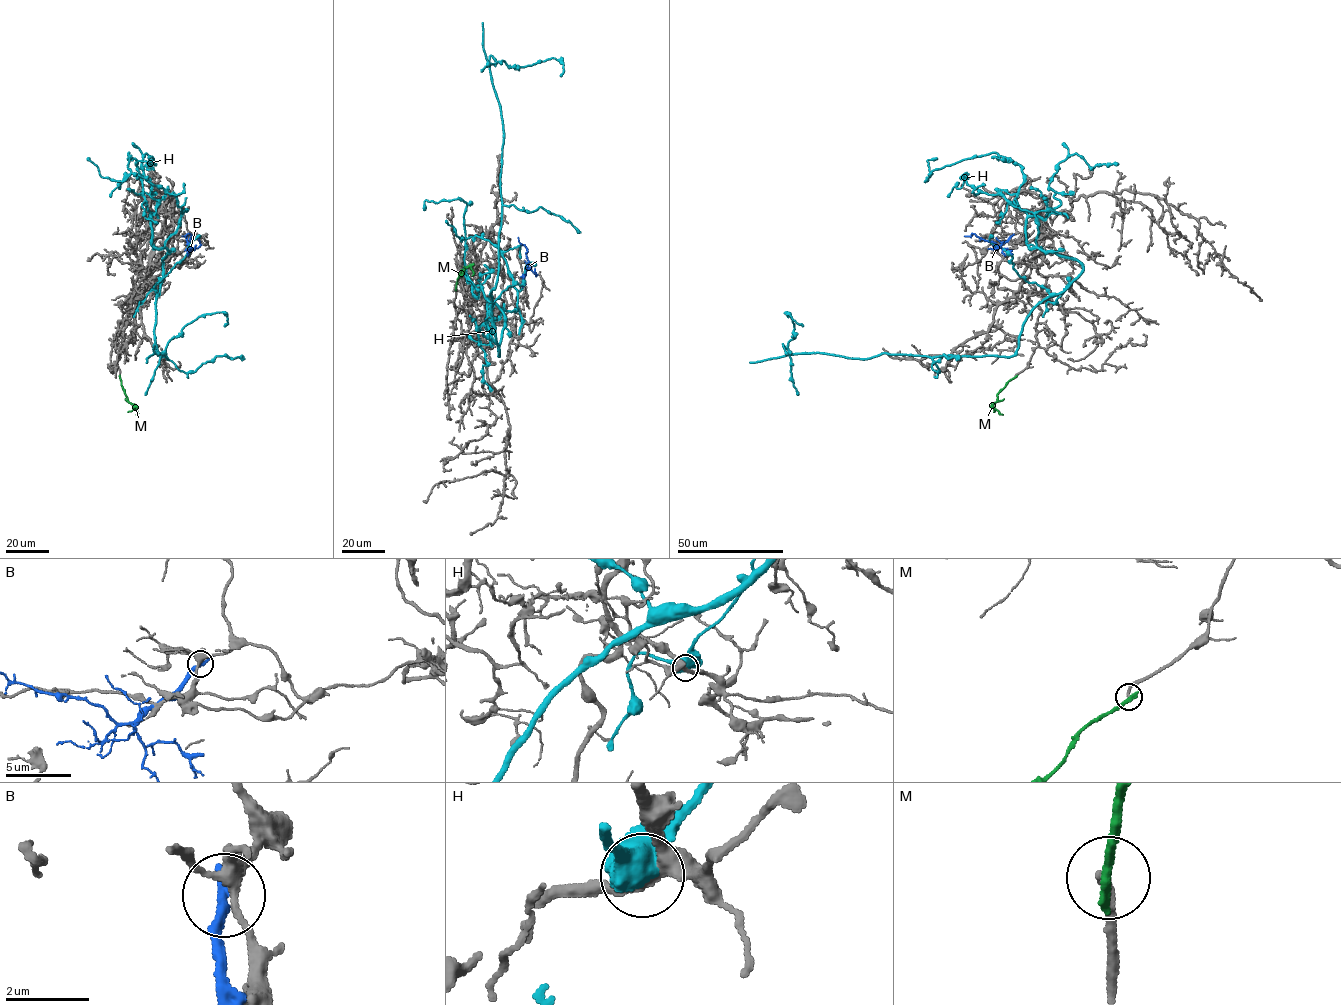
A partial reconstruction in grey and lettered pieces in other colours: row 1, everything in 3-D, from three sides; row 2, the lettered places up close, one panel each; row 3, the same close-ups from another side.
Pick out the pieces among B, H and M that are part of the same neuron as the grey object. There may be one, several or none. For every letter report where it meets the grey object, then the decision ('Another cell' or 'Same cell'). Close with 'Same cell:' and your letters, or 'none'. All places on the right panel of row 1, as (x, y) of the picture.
B: Touches grey at (1011, 236). Another cell
H: Touches grey at (1055, 303). Another cell
M: Touches grey at (1015, 376). Another cell
Same cell: none

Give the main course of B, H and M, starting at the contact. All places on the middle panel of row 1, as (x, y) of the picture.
B: (522, 284), (528, 266), (527, 249), (518, 237)
H: (477, 328), (496, 342), (490, 295), (503, 126), (489, 57), (514, 67), (552, 58), (563, 64), (560, 75)
M: (456, 288), (461, 271), (471, 266), (472, 275)

